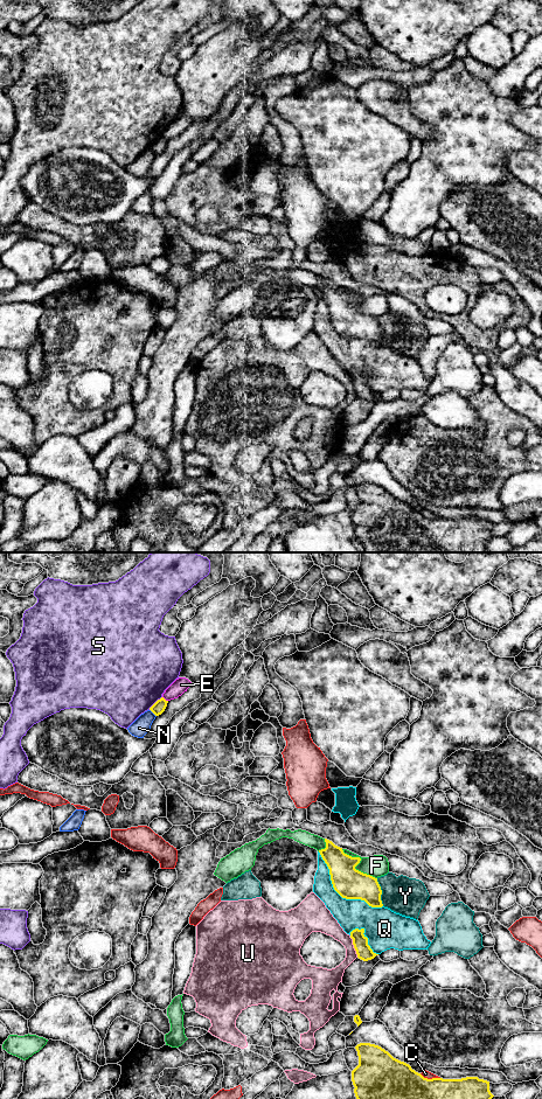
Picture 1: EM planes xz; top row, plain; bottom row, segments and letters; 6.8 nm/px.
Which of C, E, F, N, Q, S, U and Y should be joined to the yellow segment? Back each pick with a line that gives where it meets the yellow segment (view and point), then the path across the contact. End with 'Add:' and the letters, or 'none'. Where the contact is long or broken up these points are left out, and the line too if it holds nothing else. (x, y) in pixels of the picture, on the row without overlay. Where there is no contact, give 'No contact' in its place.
Add: none

